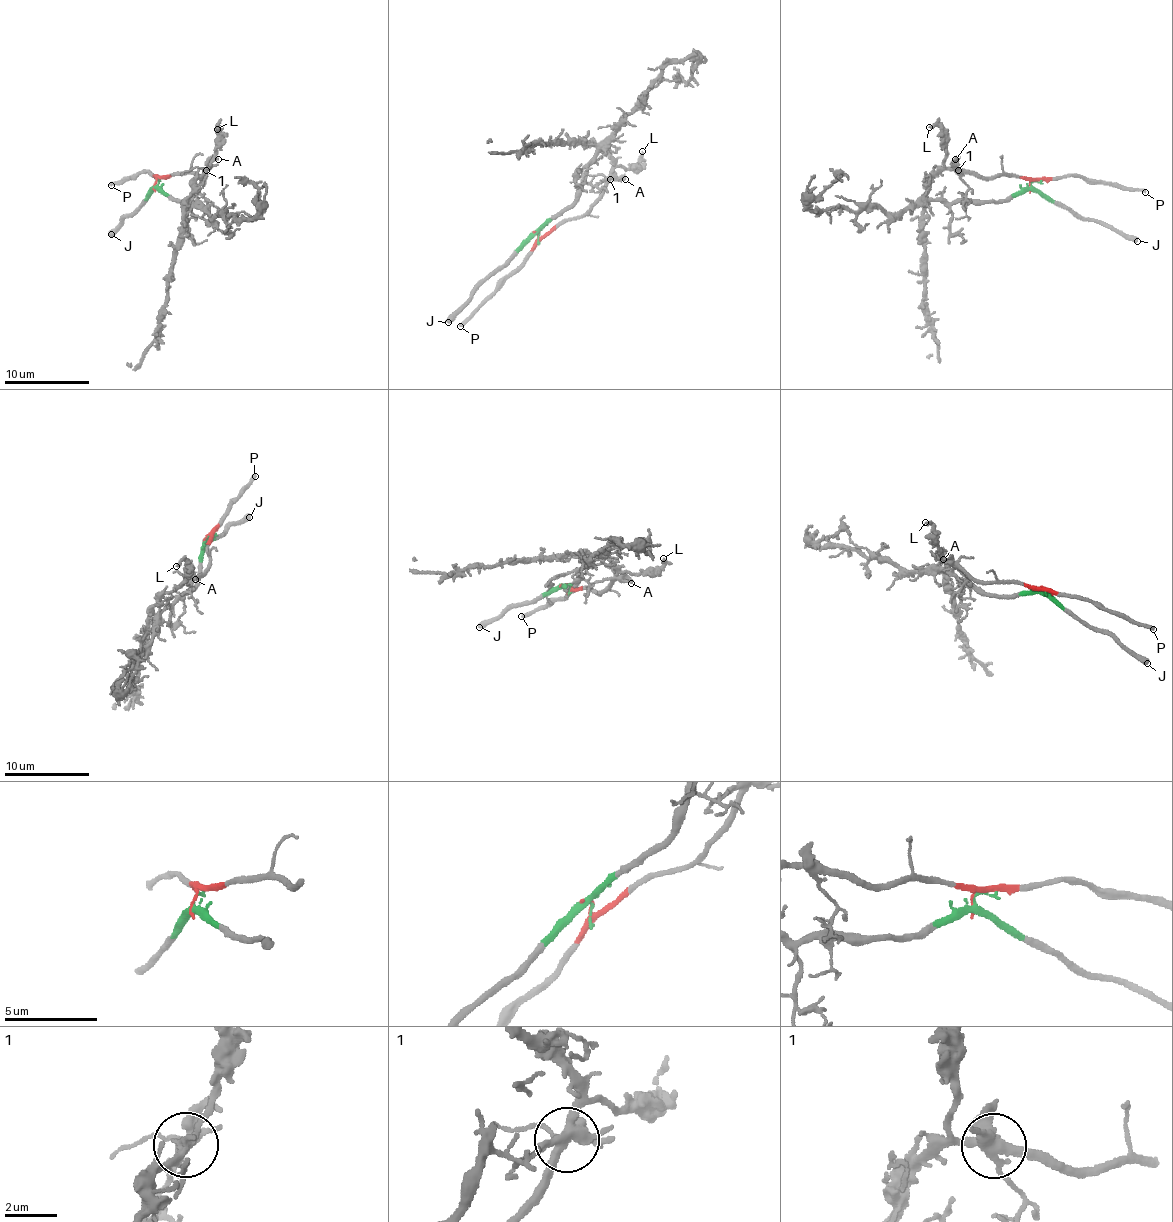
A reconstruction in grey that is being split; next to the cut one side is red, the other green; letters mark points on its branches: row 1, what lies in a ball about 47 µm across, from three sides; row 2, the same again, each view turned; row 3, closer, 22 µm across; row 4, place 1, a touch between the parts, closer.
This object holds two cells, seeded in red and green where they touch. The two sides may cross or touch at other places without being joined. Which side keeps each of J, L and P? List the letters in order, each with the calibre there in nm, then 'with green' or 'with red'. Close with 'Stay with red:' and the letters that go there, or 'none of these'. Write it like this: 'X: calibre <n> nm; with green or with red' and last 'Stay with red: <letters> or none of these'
J: calibre 480 nm; with green
L: calibre 240 nm; with red
P: calibre 280 nm; with red
Stay with red: L, P

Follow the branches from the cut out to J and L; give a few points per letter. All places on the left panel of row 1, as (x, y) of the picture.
J: (154, 184), (112, 235)
L: (154, 184), (159, 178), (179, 173), (200, 175), (210, 164), (216, 129)

